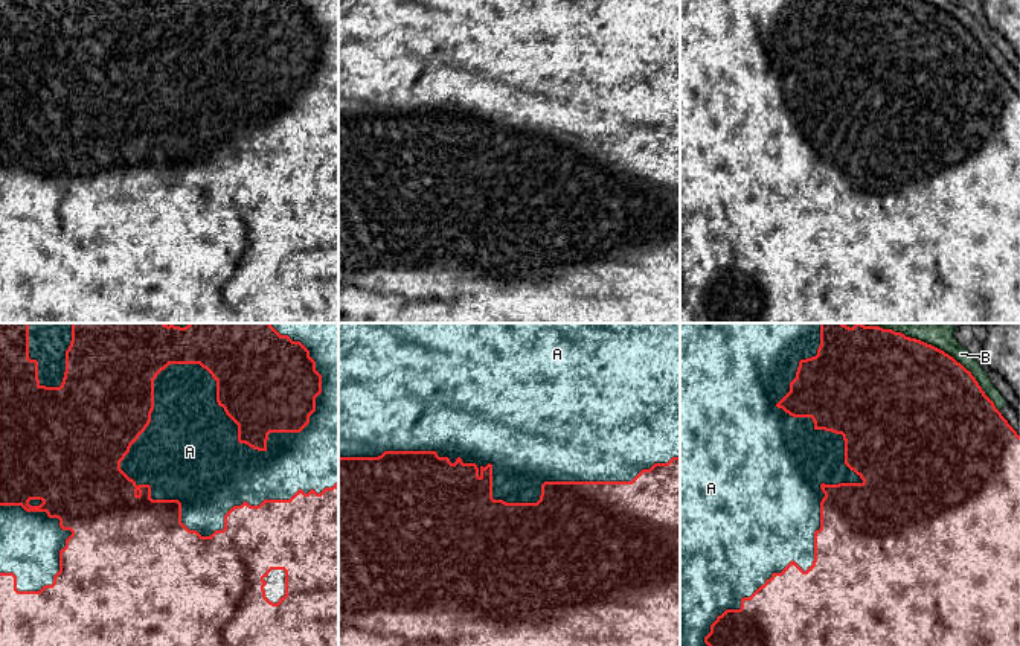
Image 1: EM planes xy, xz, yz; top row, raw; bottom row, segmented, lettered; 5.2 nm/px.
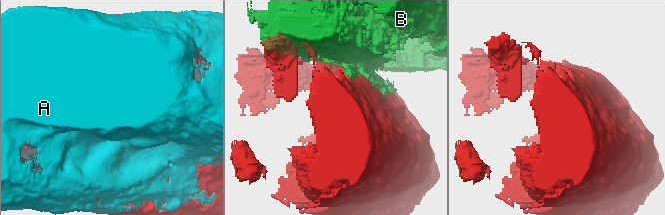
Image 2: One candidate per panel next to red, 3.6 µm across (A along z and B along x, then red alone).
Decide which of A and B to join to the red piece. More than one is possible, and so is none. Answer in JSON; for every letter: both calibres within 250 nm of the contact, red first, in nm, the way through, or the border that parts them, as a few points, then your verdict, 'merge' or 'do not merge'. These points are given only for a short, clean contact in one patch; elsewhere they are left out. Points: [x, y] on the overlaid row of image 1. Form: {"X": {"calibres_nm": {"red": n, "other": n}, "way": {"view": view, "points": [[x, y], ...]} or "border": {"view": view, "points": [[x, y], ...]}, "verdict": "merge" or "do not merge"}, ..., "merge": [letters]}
{"A": {"calibres_nm": {"red": 480, "other": 360}, "verdict": "merge"}, "B": {"calibres_nm": {"red": 500, "other": 220}, "verdict": "do not merge"}, "merge": ["A"]}

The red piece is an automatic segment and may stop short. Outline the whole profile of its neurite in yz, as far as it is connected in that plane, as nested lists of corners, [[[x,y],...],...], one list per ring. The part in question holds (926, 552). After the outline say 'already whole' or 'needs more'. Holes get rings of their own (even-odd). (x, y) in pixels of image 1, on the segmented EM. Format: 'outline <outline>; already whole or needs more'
outline [[[680,323],[680,646],[1020,646],[1020,436],[1018,436],[1018,434],[1017,434],[1017,431],[1015,431],[1015,430],[1014,430],[1014,428],[1012,428],[1012,427],[1011,427],[1011,425],[1009,425],[1009,424],[1008,424],[1008,421],[1006,421],[1006,419],[1005,419],[1005,417],[1003,417],[1003,416],[1002,416],[1002,413],[1000,413],[1000,411],[999,411],[999,410],[997,410],[997,408],[996,408],[996,405],[994,405],[994,402],[993,402],[993,401],[991,401],[991,399],[990,399],[990,398],[988,398],[988,396],[986,396],[986,395],[985,395],[985,392],[983,392],[983,390],[982,390],[982,387],[980,387],[980,385],[979,385],[979,382],[977,382],[977,381],[976,381],[976,378],[974,378],[974,376],[973,376],[973,375],[971,375],[971,372],[970,372],[970,370],[967,370],[967,369],[965,369],[965,367],[964,367],[964,366],[962,366],[962,364],[961,364],[961,363],[957,363],[957,361],[956,361],[956,360],[954,360],[954,358],[953,358],[953,357],[950,357],[950,355],[948,355],[948,353],[945,353],[945,352],[944,352],[944,350],[941,350],[941,349],[938,349],[938,347],[935,347],[935,346],[932,346],[932,344],[927,344],[927,343],[924,343],[924,341],[921,341],[921,340],[916,340],[916,338],[910,338],[910,337],[906,337],[906,335],[904,335],[904,334],[901,334],[901,332],[895,332],[895,331],[892,331],[892,329],[883,329],[883,328],[880,328],[880,326],[864,326],[864,325],[863,325],[863,323],[855,323],[855,325],[854,325],[854,326],[852,326],[852,328],[849,328],[849,326],[846,326],[846,325],[845,325],[845,323]]]; needs more

